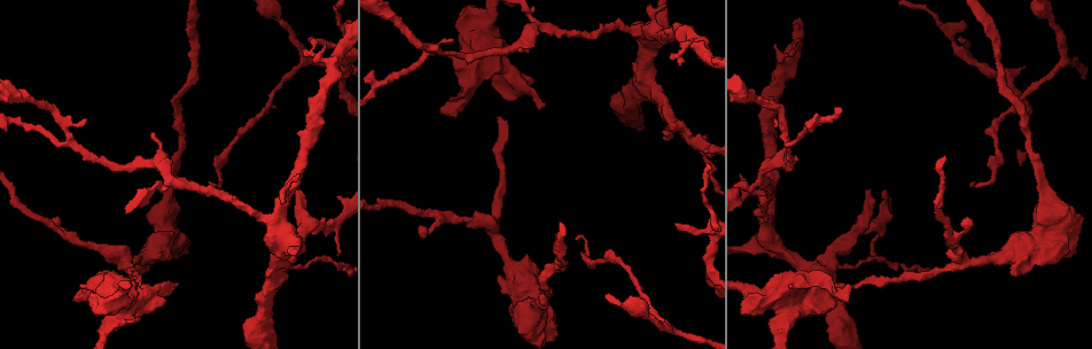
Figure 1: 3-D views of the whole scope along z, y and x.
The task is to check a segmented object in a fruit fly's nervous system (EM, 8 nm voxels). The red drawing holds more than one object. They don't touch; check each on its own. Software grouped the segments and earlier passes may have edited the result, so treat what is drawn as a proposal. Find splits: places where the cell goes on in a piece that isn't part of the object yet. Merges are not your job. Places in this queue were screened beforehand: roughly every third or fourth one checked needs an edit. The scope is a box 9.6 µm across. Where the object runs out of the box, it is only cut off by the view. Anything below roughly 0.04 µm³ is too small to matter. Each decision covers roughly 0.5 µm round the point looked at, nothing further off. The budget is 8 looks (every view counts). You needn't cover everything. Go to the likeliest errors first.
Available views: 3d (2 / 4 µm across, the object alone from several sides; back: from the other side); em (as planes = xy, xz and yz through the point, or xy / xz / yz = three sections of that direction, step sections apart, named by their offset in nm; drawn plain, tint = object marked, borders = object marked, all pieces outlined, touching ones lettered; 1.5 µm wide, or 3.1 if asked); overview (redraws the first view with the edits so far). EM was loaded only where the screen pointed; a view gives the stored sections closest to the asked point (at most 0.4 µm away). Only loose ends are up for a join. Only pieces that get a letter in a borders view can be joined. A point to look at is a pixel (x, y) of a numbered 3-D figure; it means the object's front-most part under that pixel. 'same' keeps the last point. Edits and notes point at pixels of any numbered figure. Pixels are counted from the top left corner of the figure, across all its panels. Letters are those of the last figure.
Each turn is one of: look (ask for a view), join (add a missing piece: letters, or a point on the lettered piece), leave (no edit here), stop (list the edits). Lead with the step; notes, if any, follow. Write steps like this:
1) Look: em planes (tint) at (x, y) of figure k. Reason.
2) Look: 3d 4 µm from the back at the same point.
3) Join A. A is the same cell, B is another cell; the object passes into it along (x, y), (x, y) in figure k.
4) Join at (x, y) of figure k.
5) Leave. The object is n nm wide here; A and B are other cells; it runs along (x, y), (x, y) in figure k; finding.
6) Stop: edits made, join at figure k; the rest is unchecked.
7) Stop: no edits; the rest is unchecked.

Look: 3d 2 µm at (847, 300) of figure 1. An open end.

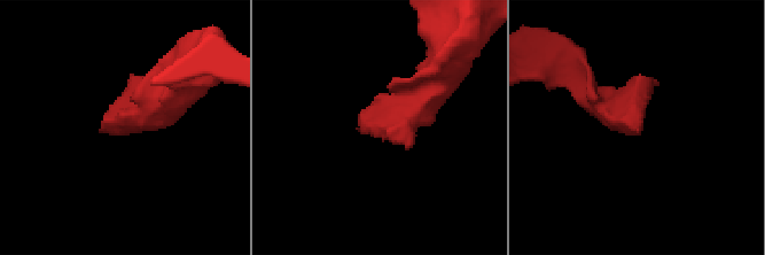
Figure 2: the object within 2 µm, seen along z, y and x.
Look: em planes (plain) at (638, 129) of figure 2. Need the tissue.

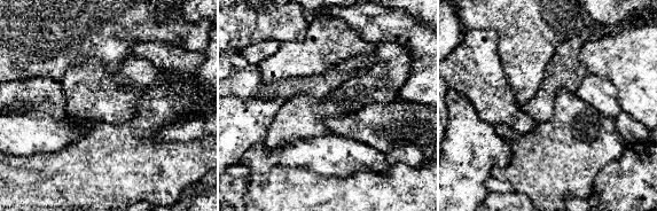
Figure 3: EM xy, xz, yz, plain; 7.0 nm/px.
Look: em planes (borders) at the same point.

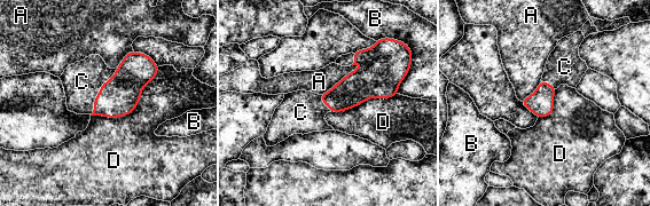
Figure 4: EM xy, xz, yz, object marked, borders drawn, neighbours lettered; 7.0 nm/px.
Join at (81, 81) of figure 4. The object is 180 nm wide here; C is the same cell, A, B and D are other cells; the cell continues.

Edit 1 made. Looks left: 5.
Look: overview. See it whole again.

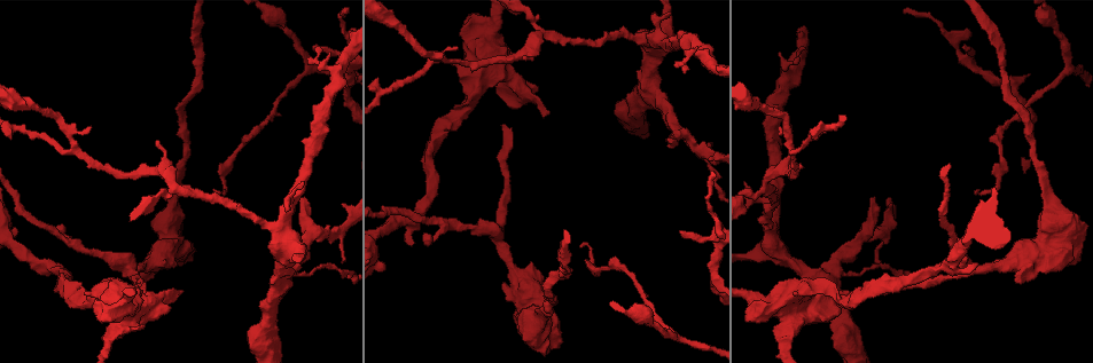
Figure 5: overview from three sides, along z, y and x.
Look: em planes (borders) at (313, 45) of figure 5.

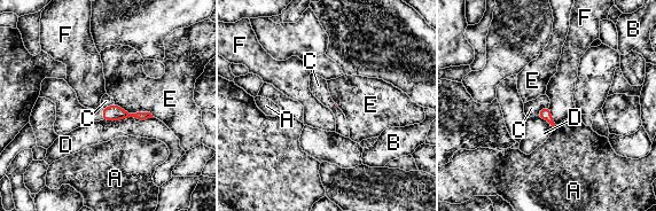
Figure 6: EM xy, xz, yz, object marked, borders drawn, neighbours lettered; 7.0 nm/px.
Leave. A, B, C, D, E and F are other cells; a border runs along (548, 106), (540, 109), (537, 115) in figure 6; none of them fits.

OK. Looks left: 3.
Look: em xy step 8 (tint) at (670, 143) of figure 5. An open end.

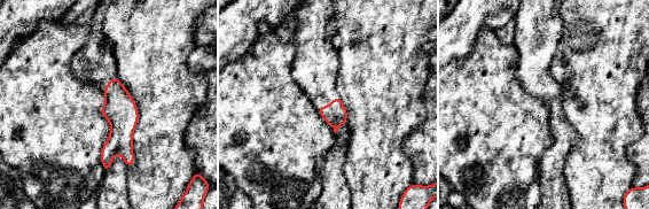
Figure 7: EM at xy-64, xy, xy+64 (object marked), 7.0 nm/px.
Look: em planes (borders) at the same point. Cut it another way.

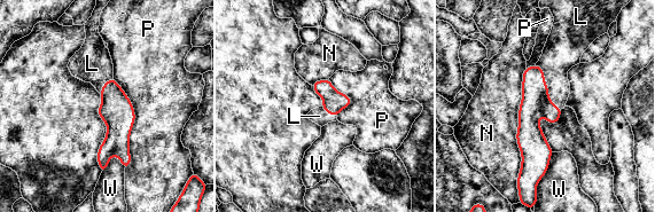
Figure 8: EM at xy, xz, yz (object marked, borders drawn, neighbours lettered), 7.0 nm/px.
Join at (559, 55) of figure 8. The object is 160 nm wide here; L is the same cell, N, P and W are other cells; it goes on there.

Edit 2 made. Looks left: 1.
Stop: edits made, join at figure 4, join at figure 8; the rest is unchecked.

